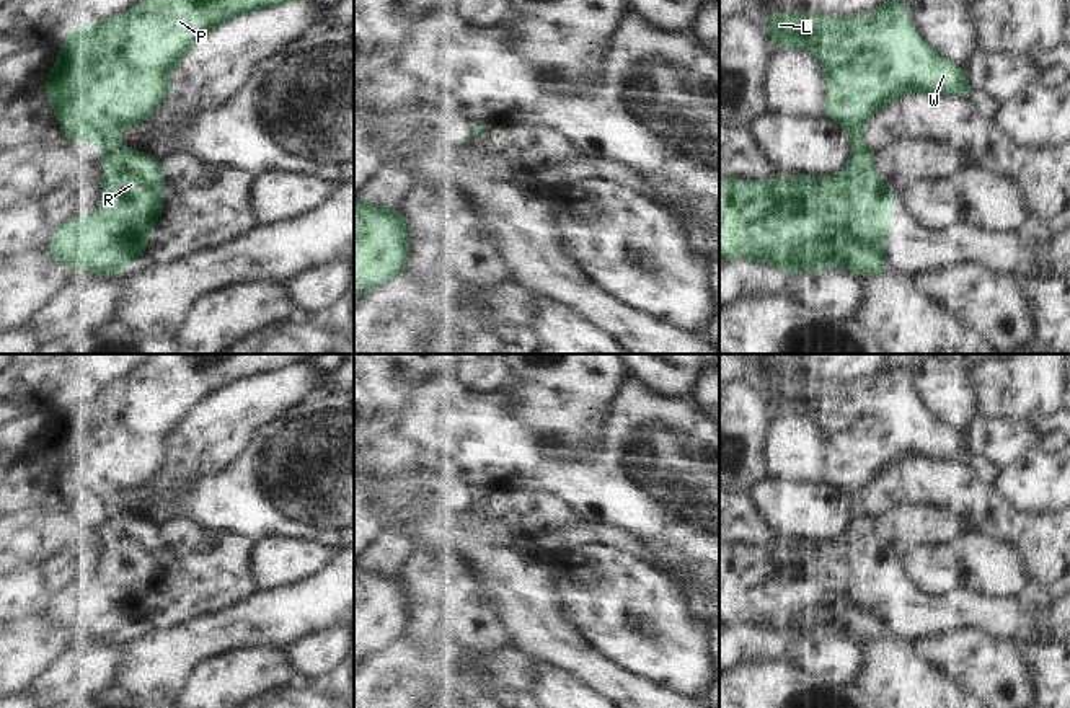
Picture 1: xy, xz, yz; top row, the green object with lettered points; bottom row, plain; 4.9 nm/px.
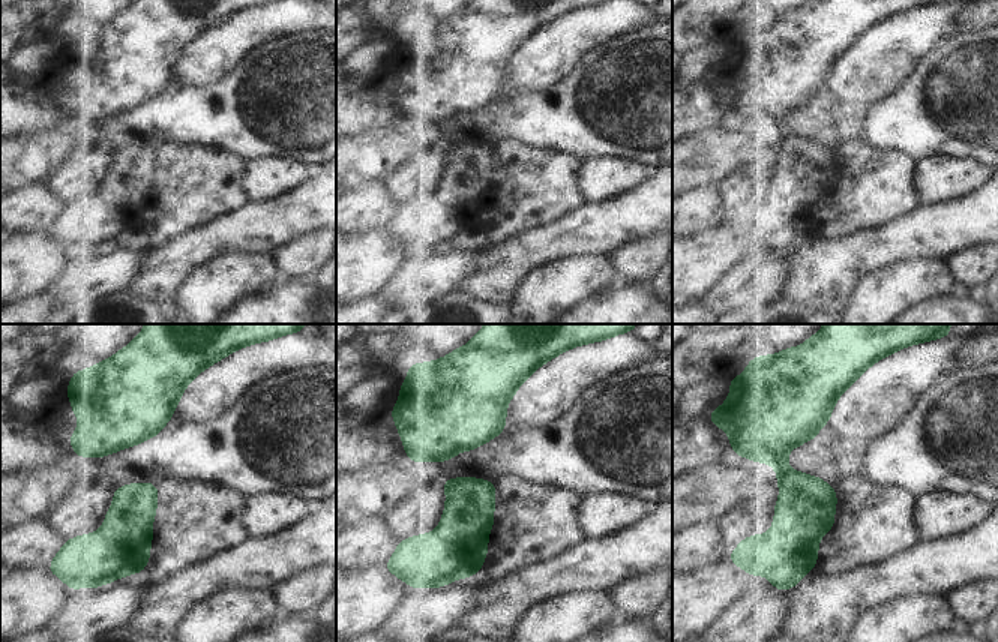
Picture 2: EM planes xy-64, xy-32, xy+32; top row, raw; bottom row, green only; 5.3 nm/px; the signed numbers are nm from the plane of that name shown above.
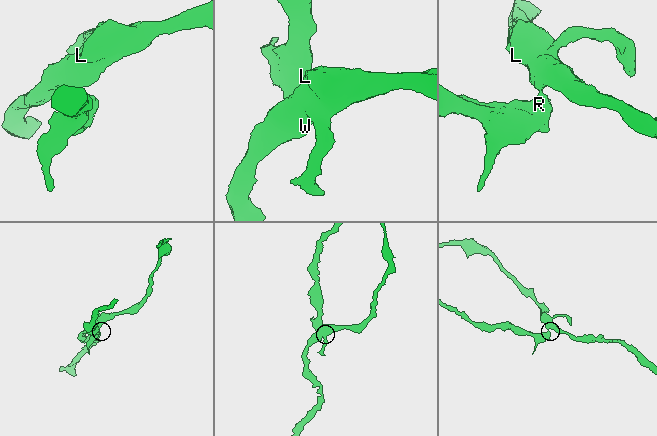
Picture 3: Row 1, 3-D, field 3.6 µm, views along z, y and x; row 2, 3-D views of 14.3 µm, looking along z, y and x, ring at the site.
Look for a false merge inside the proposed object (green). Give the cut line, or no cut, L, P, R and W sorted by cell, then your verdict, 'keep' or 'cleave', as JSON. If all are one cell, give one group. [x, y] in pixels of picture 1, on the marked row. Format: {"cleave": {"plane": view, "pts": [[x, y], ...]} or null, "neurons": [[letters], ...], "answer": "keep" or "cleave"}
{"cleave": {"plane": "xy", "pts": [[116, 144], [105, 150]]}, "neurons": [["L", "P", "W"], ["R"]], "answer": "cleave"}

